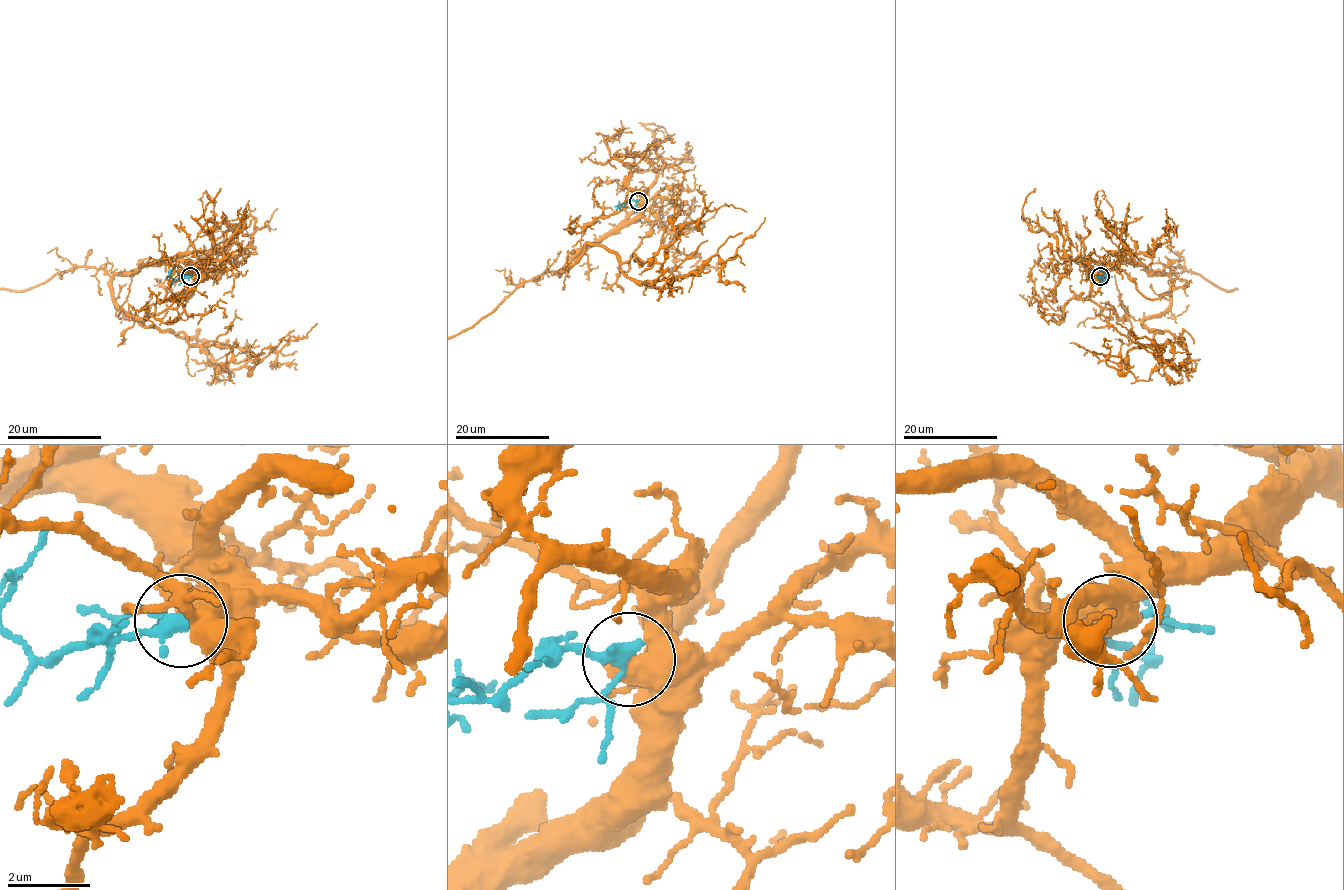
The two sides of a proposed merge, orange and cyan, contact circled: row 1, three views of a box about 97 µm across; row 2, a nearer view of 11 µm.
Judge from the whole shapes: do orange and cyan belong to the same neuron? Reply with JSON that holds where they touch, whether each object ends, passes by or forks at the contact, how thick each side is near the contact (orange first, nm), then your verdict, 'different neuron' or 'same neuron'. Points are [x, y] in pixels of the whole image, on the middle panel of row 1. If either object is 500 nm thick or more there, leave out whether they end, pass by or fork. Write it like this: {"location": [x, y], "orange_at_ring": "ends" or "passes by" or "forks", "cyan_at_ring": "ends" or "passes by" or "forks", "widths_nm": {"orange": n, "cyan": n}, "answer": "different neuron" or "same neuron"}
{"location": [638, 201], "widths_nm": {"orange": 550, "cyan": 300}, "answer": "same neuron"}

